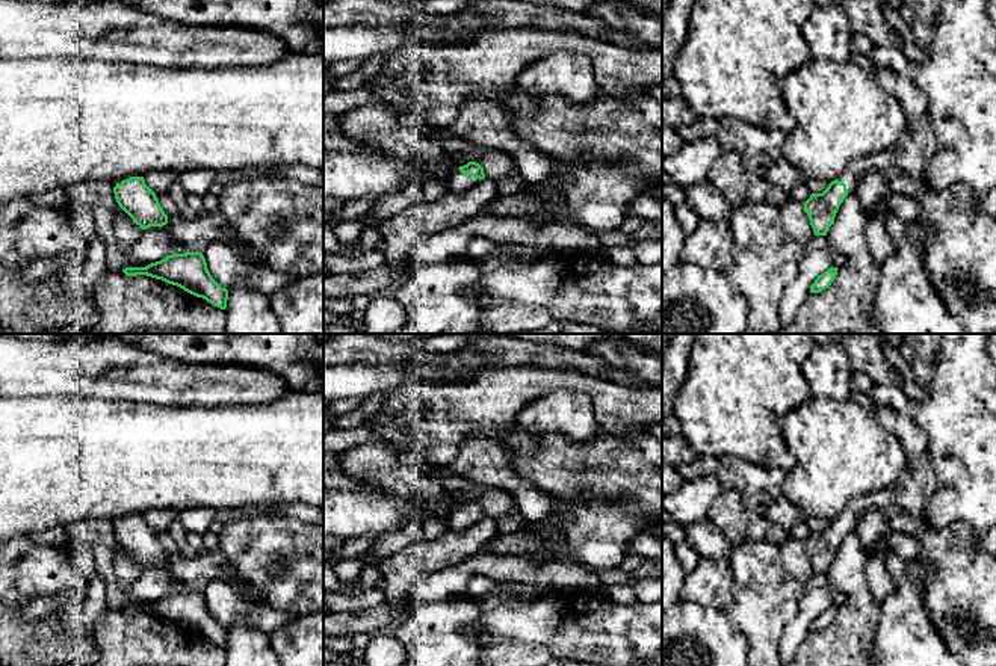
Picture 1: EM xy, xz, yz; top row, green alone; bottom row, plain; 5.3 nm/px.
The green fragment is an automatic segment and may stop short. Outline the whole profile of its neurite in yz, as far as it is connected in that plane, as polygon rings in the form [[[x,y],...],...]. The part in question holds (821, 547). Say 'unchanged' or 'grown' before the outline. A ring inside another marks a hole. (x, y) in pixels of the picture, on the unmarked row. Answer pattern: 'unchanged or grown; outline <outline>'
grown; outline [[[923,458],[907,465],[898,480],[886,489],[854,497],[840,515],[822,532],[812,532],[804,541],[815,574],[827,574],[843,538],[854,530],[858,516],[871,509],[901,510],[913,518],[923,518],[925,506],[937,488],[931,461]]]

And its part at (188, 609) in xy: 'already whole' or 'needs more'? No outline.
already whole

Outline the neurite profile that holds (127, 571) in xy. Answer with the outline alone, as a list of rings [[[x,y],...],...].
[[[85,520],[67,526],[68,541],[85,544],[106,544],[113,553],[113,571],[118,586],[124,590],[135,583],[142,566],[118,544],[113,532],[115,523],[110,520]]]

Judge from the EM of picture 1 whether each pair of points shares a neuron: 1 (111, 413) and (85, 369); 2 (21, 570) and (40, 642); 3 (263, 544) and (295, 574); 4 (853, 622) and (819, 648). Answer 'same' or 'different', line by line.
1: different
2: same
3: same
4: same

